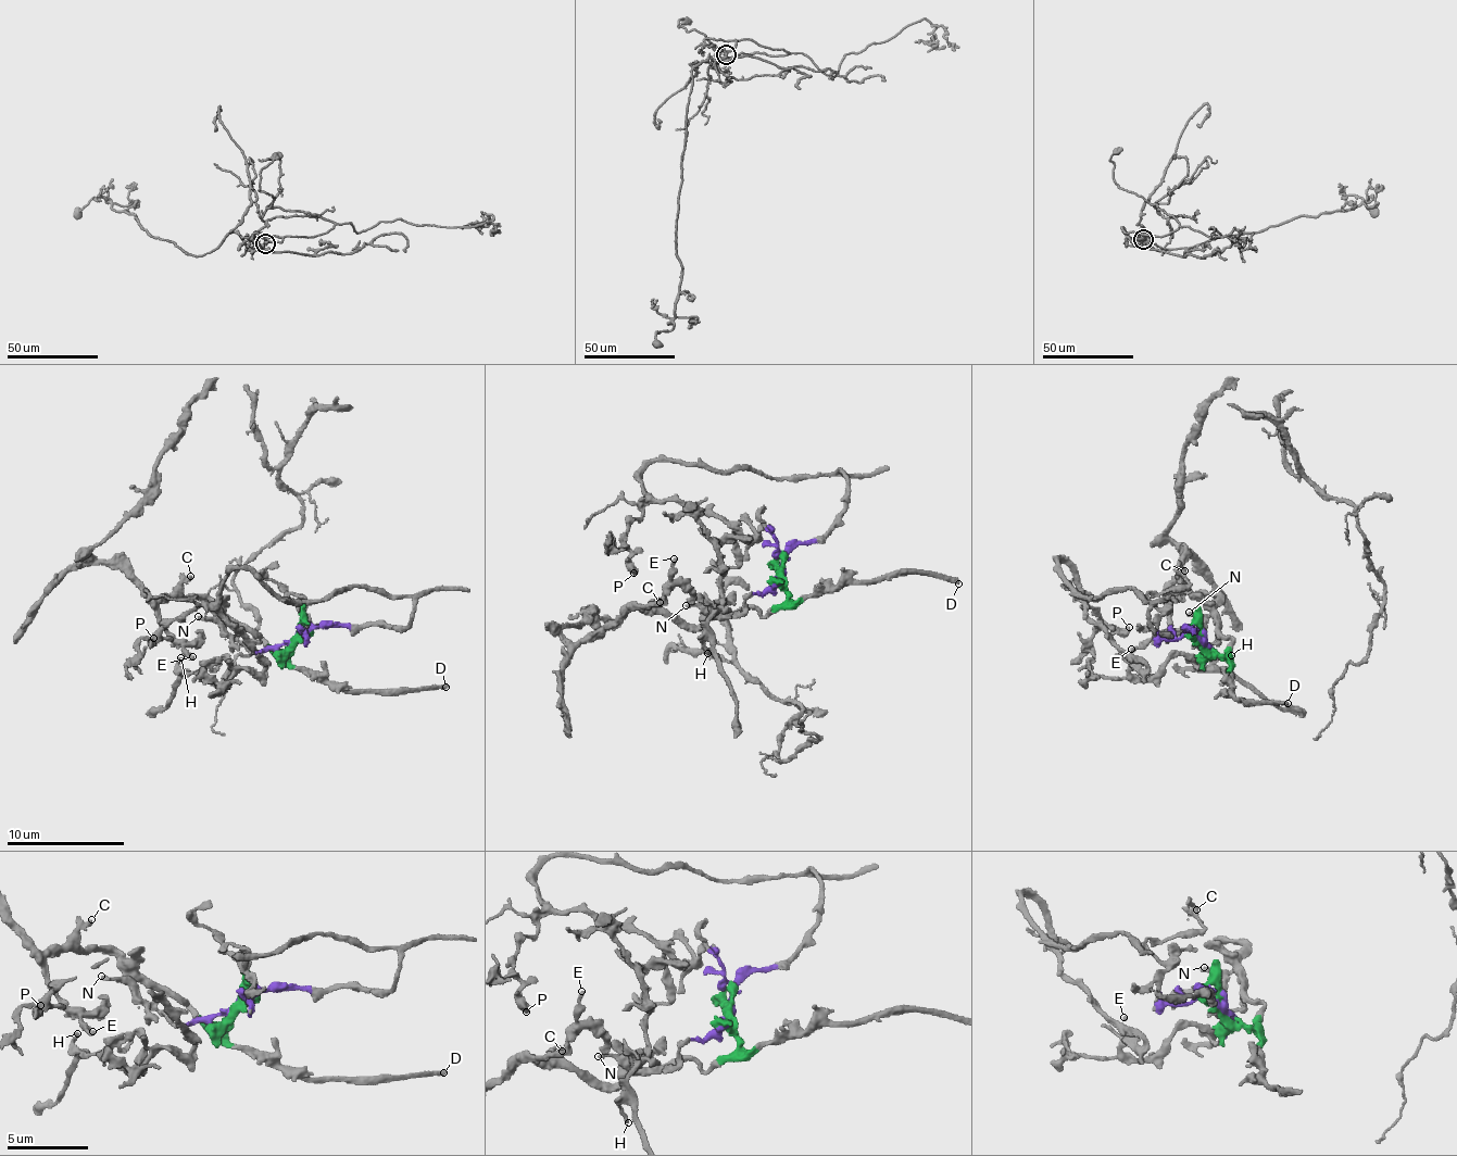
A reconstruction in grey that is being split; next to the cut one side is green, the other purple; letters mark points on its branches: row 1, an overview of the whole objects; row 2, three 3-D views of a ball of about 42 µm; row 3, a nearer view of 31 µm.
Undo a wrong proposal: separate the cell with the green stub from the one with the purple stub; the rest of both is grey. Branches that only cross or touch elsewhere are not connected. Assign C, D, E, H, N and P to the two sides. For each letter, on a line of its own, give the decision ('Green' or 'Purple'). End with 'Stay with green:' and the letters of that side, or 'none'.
C: Green
D: Green
E: Green
H: Purple
N: Green
P: Purple
Stay with green: C, D, E, N

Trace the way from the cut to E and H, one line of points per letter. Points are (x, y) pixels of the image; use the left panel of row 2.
E: (300, 636), (291, 650), (280, 652), (205, 599), (160, 599), (156, 623), (192, 657)
H: (300, 636), (407, 626), (412, 601), (287, 601), (235, 567), (220, 611), (265, 665), (179, 657)

